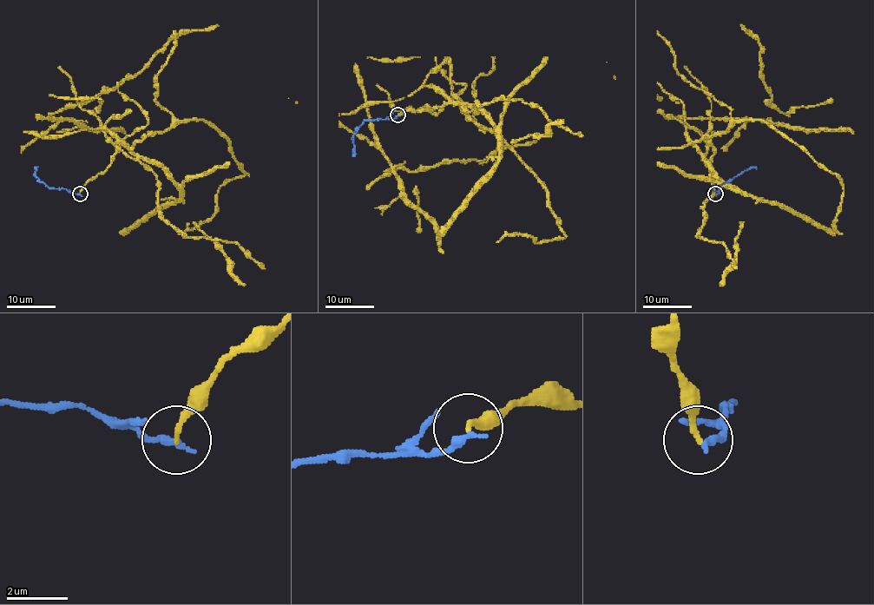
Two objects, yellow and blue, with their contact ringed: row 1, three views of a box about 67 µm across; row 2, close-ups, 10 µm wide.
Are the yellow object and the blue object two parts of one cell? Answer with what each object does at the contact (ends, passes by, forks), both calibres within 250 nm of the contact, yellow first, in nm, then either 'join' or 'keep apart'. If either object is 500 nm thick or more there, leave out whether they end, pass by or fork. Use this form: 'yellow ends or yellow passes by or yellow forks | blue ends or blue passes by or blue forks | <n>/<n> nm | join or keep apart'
yellow ends | blue ends | 180/240 nm | keep apart

